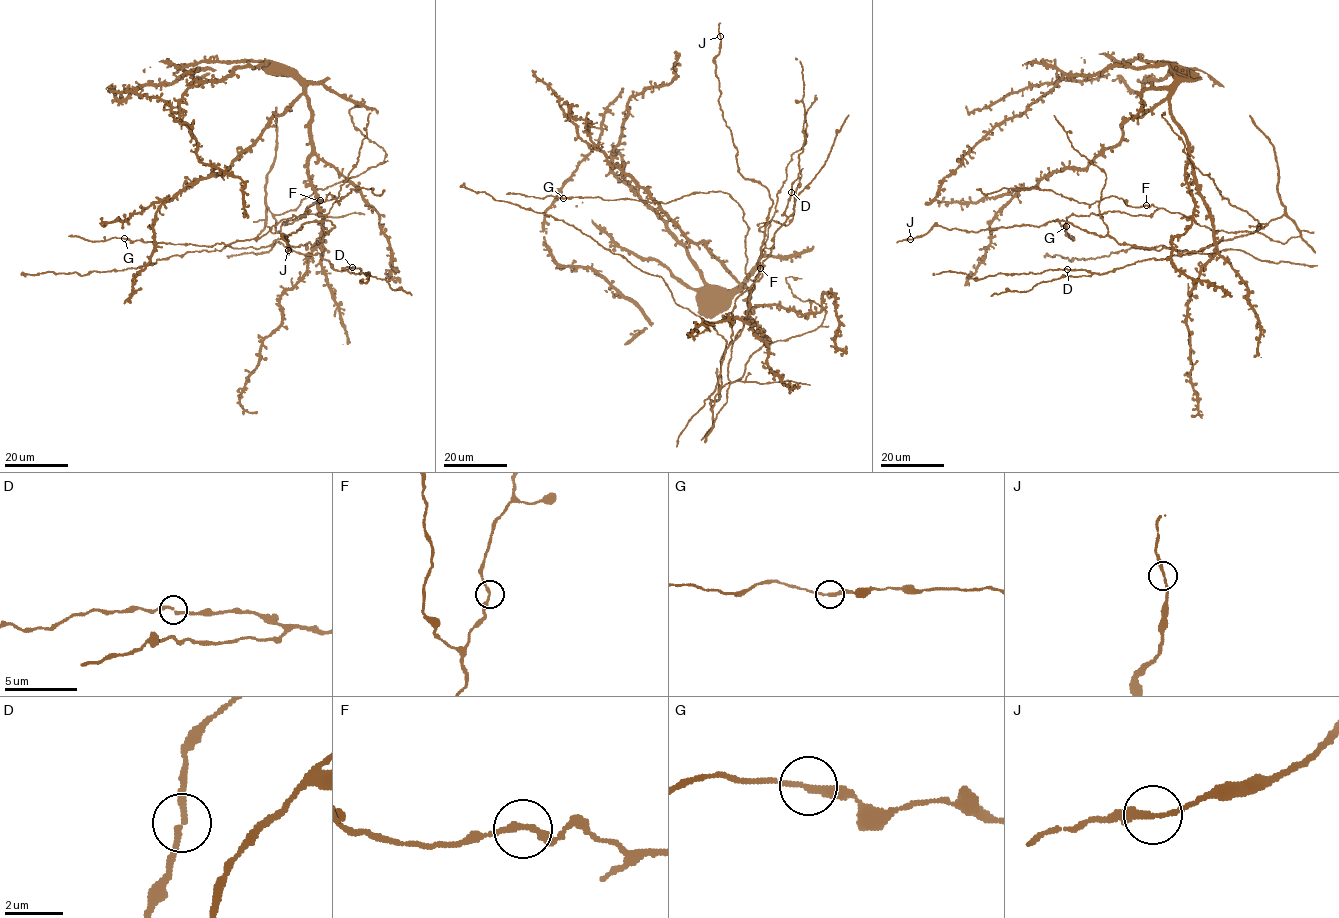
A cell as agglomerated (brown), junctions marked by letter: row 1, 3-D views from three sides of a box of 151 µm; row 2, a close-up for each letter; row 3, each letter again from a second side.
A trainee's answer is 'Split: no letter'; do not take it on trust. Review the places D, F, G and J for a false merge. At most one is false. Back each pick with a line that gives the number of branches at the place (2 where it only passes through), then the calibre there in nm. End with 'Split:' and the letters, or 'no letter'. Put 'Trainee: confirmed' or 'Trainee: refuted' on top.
Trainee: confirmed
Split: no letter

